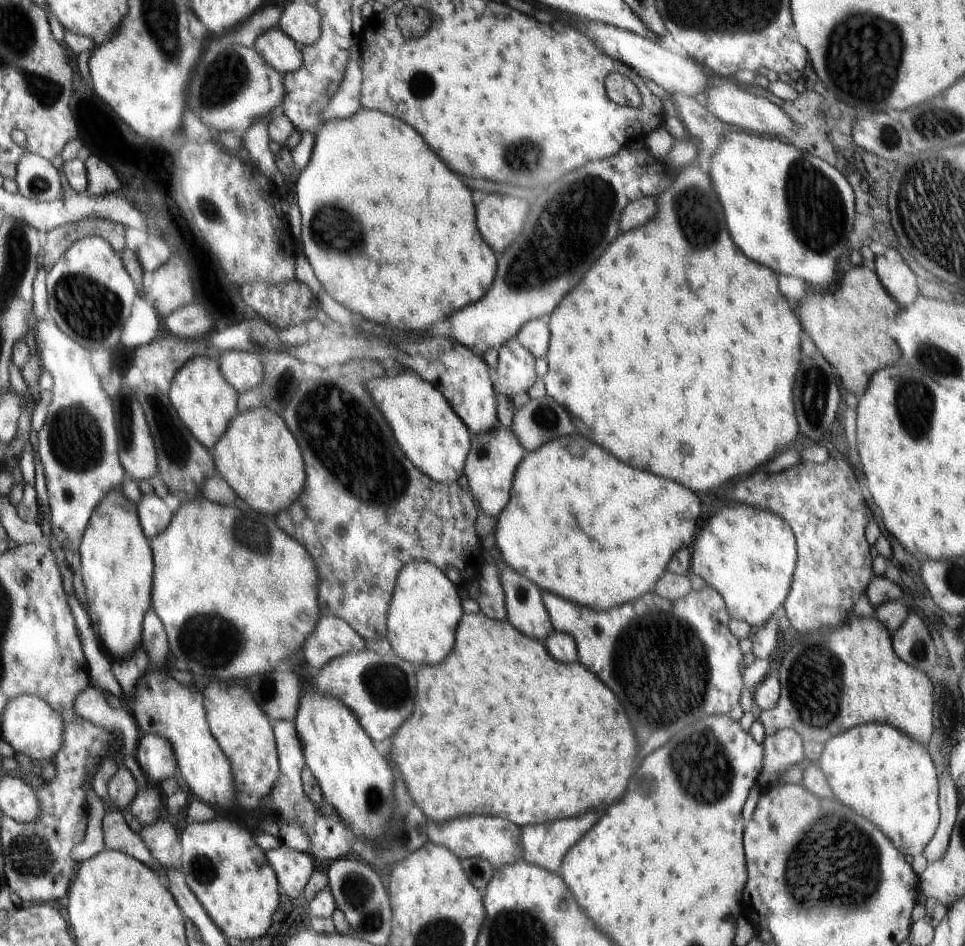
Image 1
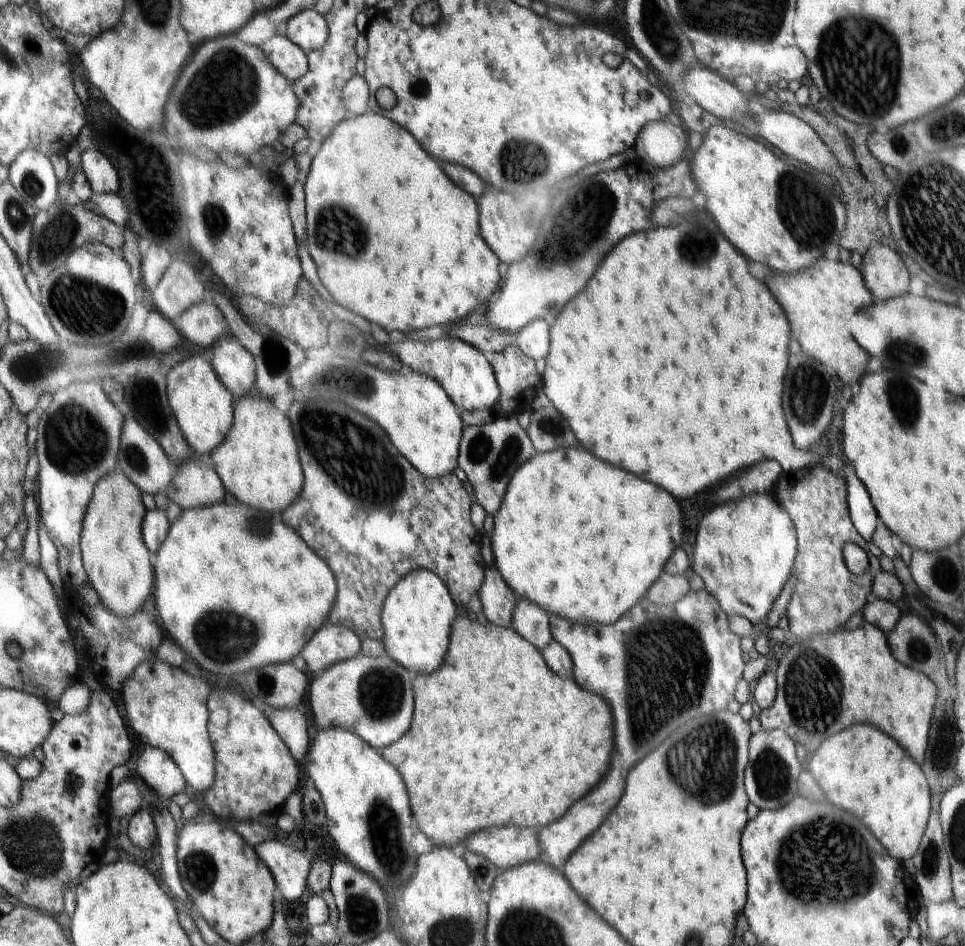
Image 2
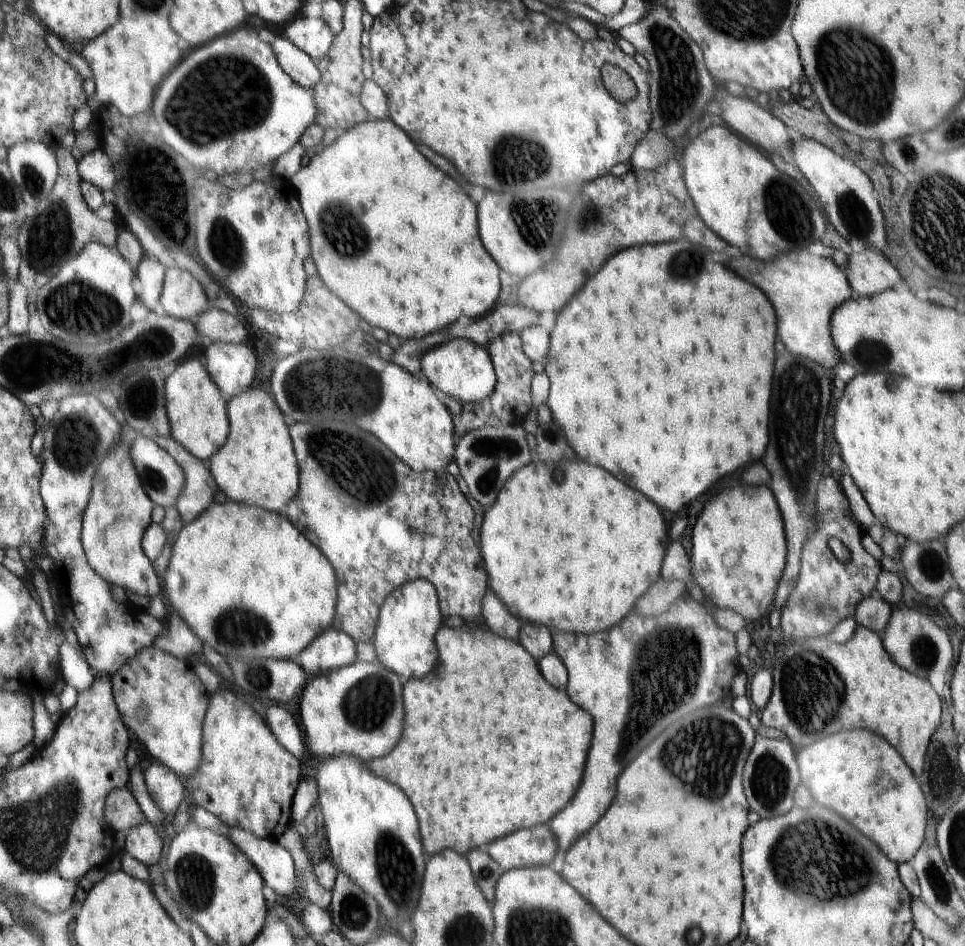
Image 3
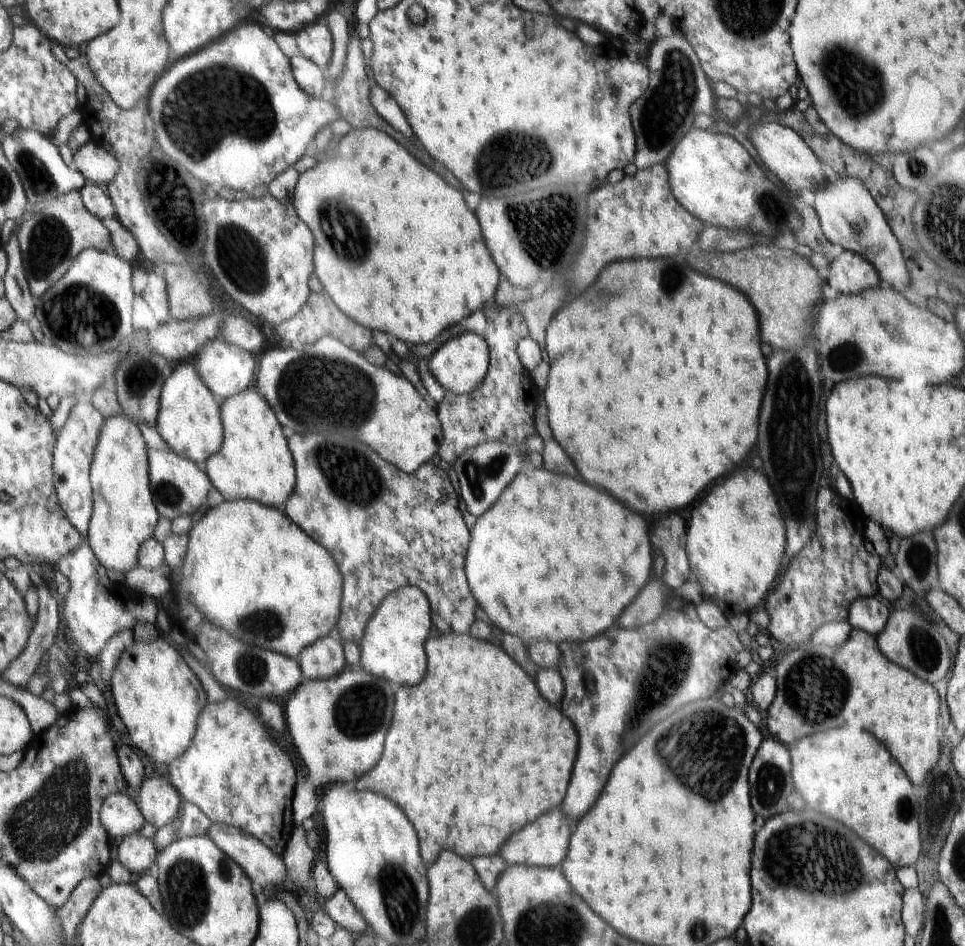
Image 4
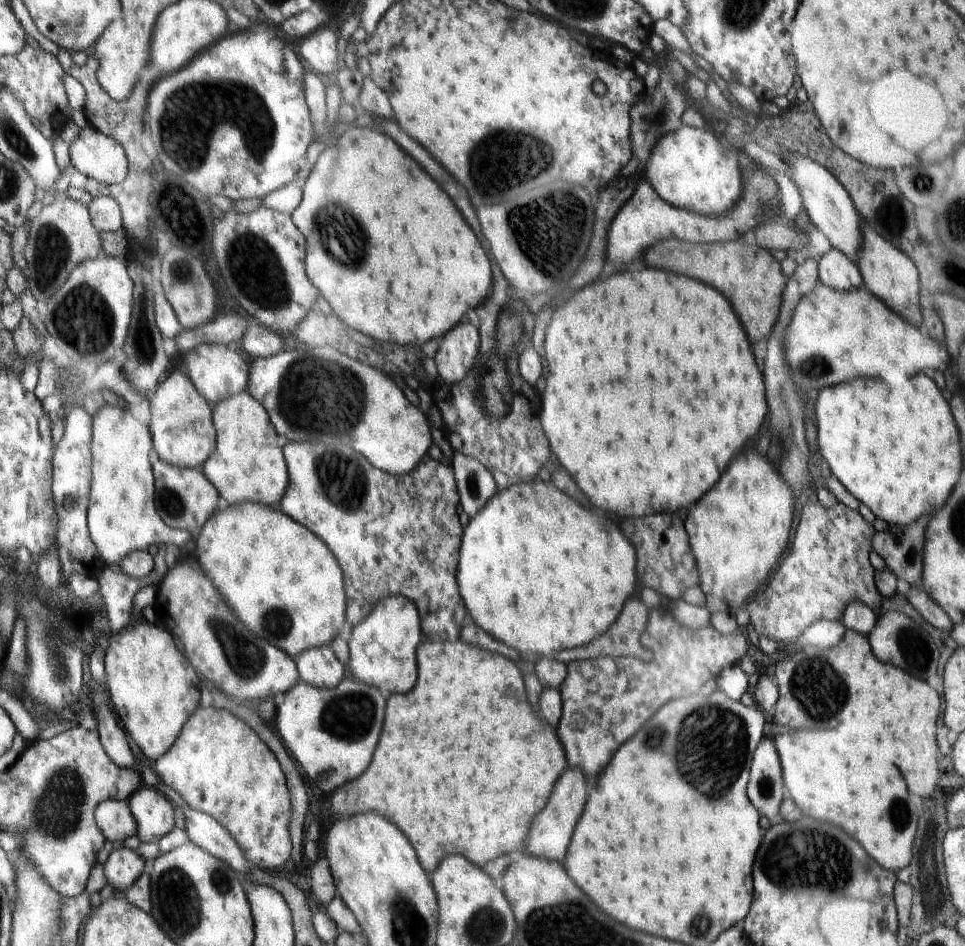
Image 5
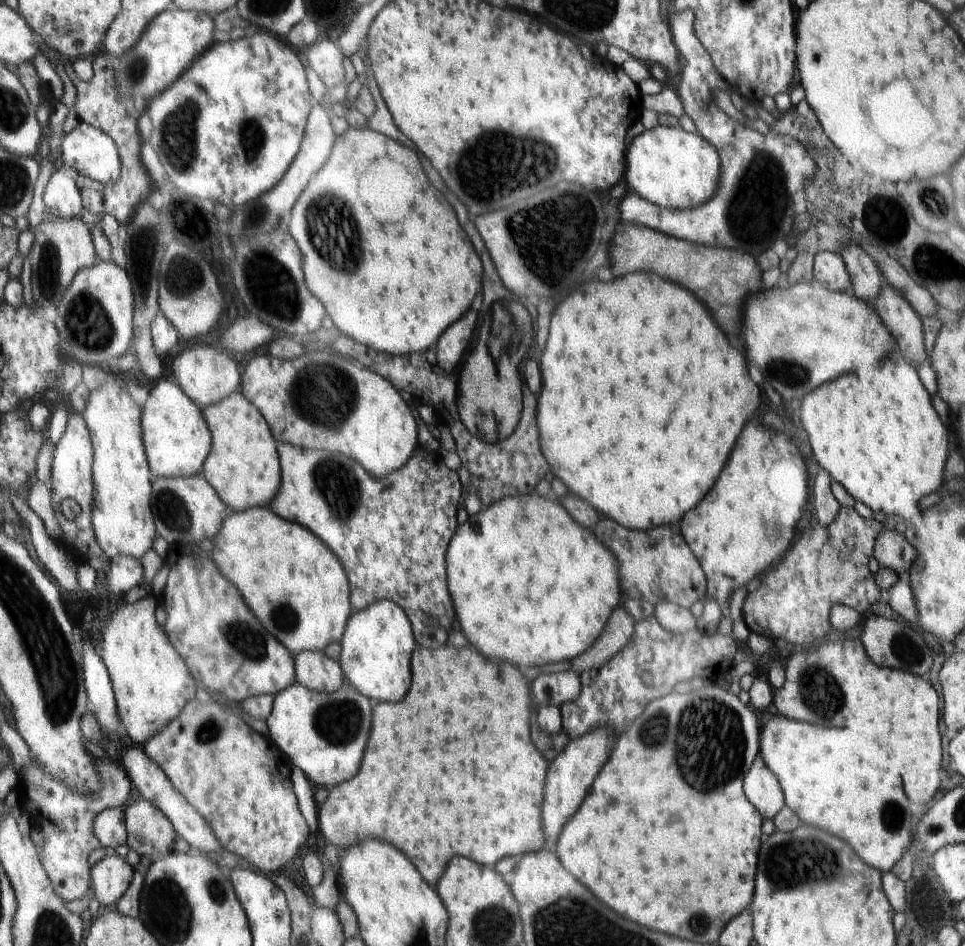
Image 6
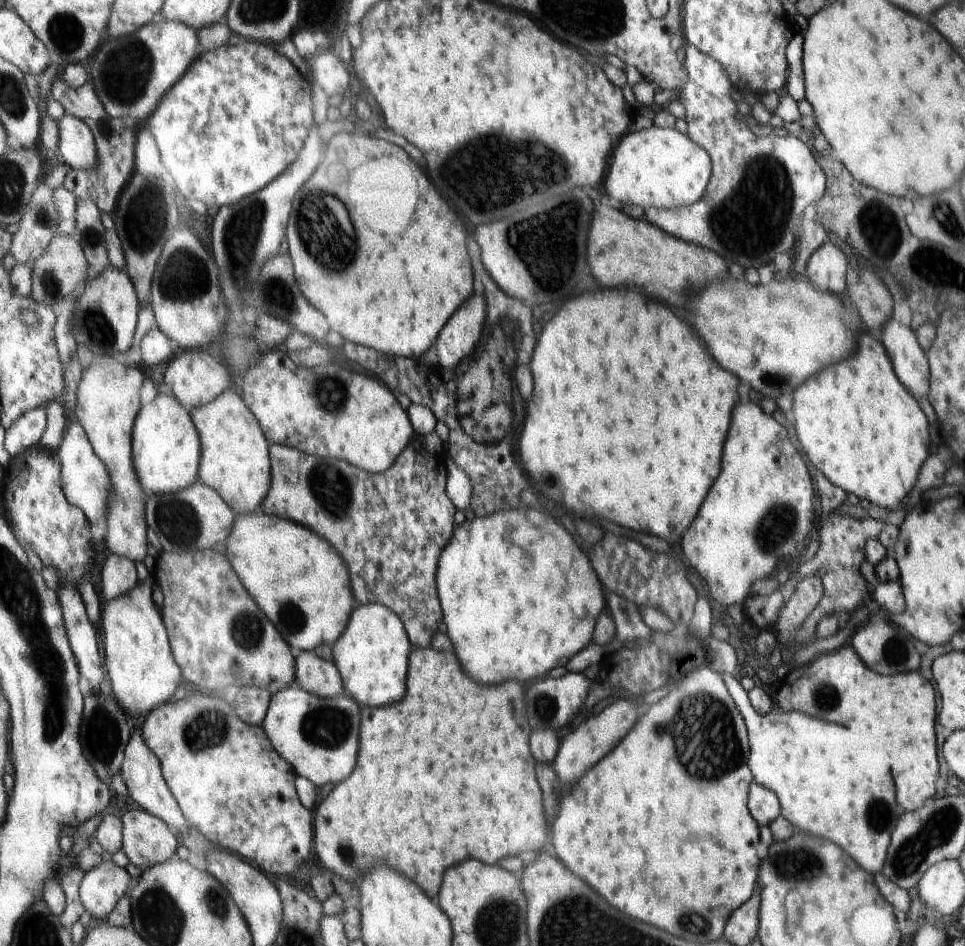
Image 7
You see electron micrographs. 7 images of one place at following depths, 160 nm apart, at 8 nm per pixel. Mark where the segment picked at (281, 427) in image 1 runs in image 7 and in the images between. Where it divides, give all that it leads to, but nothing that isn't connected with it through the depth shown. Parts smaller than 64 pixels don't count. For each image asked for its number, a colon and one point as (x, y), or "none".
2: (259, 465)
3: (259, 467)
4: (255, 464)
5: (248, 466)
6: (243, 467)
7: (235, 463)

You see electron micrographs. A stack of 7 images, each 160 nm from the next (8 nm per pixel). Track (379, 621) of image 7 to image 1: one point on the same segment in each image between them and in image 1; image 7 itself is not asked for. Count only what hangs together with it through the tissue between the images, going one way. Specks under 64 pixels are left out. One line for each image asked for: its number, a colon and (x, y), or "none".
1: (426, 611)
2: (418, 620)
3: (405, 639)
4: (393, 646)
5: (383, 648)
6: (376, 652)

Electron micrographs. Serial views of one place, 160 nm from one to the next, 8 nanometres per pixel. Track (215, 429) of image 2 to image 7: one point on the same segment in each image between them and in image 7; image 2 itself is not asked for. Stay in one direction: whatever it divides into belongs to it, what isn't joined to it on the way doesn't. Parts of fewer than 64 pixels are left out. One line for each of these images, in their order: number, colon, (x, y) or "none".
3: (197, 414)
4: (188, 419)
5: (181, 421)
6: (178, 440)
7: (166, 447)

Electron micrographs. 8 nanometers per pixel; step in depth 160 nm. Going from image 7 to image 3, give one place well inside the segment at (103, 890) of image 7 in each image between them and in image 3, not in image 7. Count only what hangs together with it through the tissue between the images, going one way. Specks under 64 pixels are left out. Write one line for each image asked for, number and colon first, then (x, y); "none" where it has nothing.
3: (142, 843)
4: (136, 853)
5: (123, 868)
6: (112, 875)

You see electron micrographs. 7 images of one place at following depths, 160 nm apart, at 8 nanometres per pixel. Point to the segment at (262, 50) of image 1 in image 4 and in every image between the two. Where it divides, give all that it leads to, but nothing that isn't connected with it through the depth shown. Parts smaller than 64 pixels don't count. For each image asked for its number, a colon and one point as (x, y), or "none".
2: (285, 54)
3: (304, 70)
4: (309, 76)

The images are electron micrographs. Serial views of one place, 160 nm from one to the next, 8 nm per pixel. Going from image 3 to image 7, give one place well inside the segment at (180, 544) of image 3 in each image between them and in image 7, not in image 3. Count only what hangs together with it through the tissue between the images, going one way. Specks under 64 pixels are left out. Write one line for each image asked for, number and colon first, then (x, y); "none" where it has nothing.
4: (249, 568)
5: (242, 547)
6: (297, 586)
7: (301, 581)

